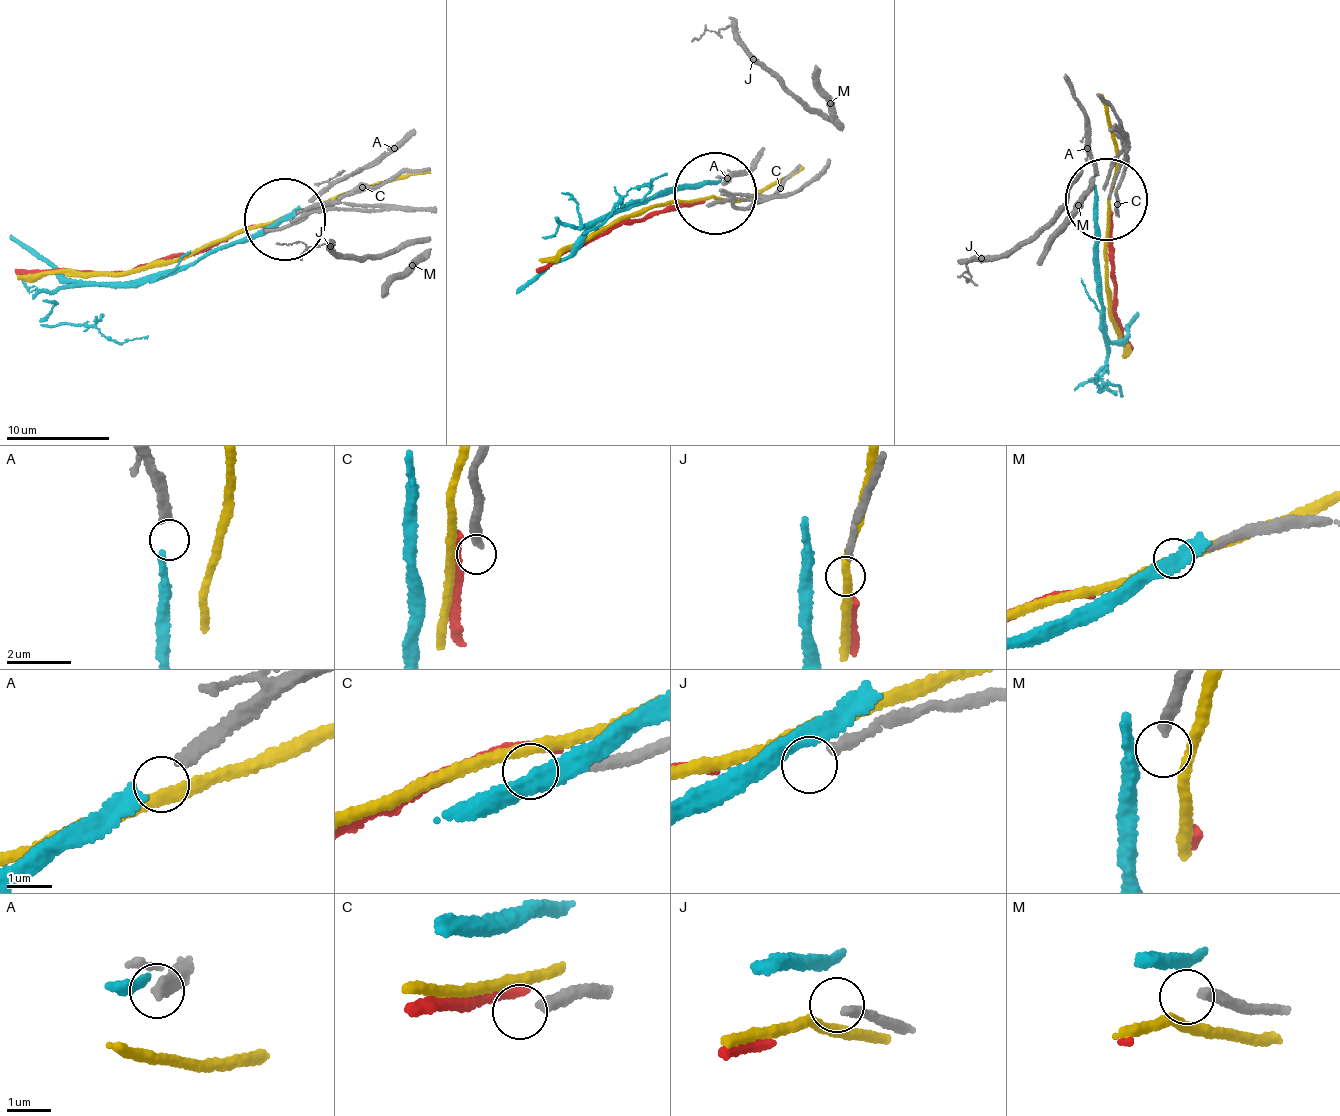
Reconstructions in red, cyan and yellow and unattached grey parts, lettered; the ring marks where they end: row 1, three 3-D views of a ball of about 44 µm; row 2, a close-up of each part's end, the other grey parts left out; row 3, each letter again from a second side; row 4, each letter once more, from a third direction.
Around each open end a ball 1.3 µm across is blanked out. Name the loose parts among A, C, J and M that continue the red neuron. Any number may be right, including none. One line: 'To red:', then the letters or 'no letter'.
To red: no letter

